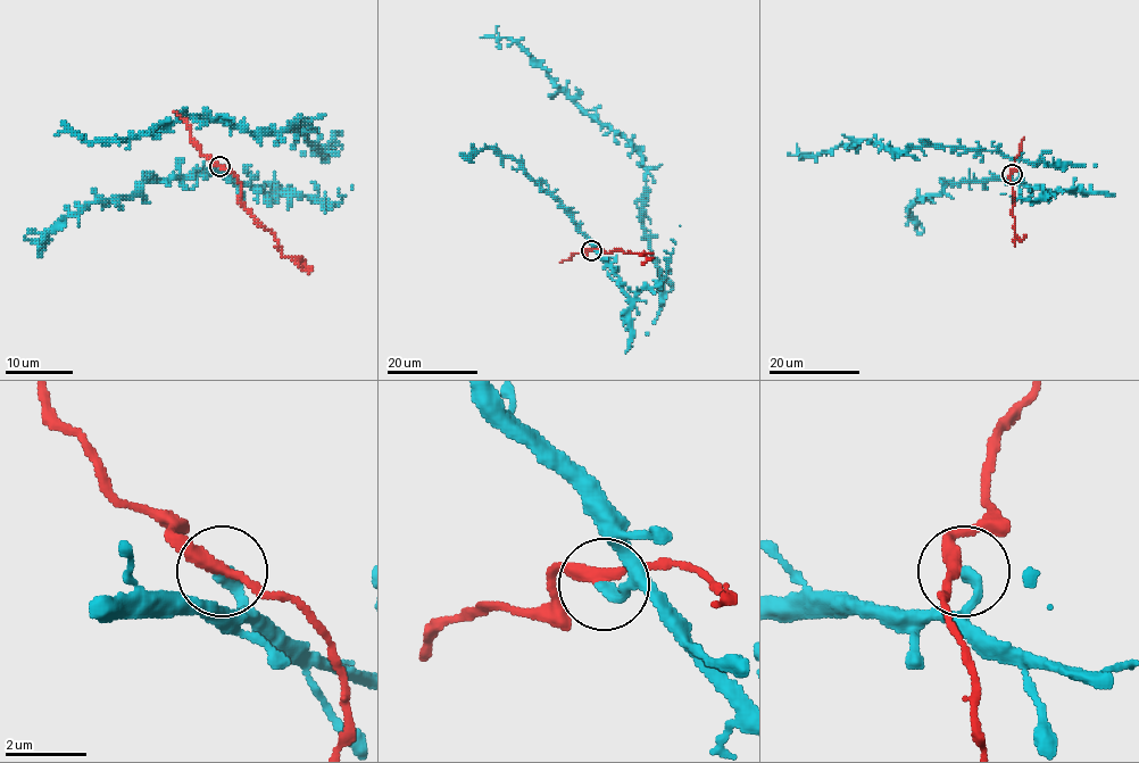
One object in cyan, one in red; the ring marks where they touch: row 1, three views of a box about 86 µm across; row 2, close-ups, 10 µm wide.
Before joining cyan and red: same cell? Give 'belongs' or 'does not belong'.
does not belong

